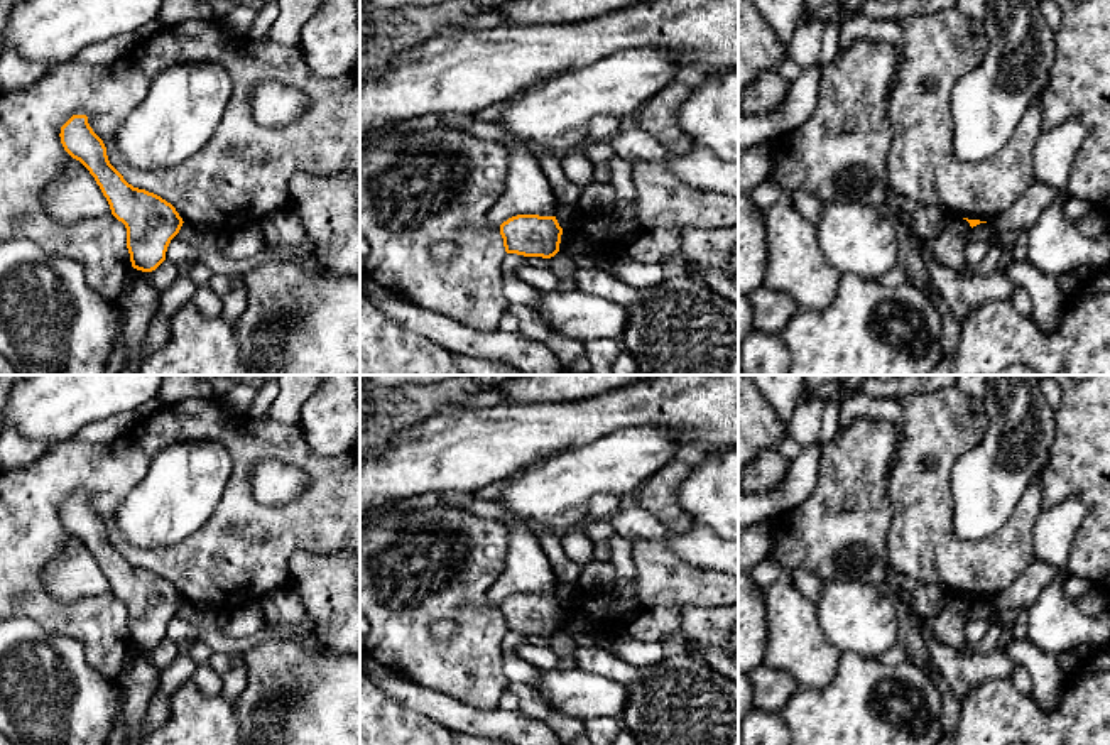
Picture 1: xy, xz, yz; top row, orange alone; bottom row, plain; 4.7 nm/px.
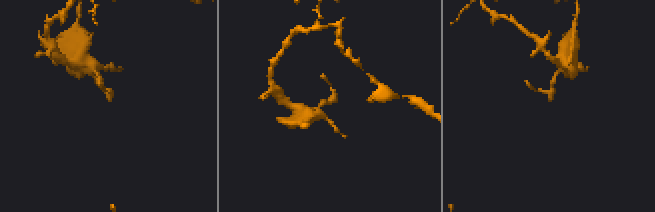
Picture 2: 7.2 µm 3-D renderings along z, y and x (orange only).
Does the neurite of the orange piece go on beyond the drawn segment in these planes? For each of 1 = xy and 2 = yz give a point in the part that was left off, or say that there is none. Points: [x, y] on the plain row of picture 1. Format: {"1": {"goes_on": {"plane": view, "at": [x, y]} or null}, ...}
{"1": {"goes_on": null}, "2": {"goes_on": null}}

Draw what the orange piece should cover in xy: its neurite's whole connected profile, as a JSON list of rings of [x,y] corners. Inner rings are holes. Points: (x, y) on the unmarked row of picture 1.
[[[73,493],[61,505],[59,515],[64,529],[95,556],[112,593],[125,603],[132,645],[142,650],[155,649],[184,601],[176,586],[123,557],[110,542],[106,525],[90,505],[86,493]]]

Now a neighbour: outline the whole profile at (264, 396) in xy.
[[[275,380],[265,382],[260,389],[255,390],[255,399],[248,414],[255,419],[267,419],[277,394],[279,383]]]

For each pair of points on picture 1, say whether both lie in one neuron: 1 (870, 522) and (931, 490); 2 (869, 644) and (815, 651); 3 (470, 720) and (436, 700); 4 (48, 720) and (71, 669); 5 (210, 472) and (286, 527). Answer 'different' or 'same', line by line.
1: different
2: different
3: same
4: same
5: different

